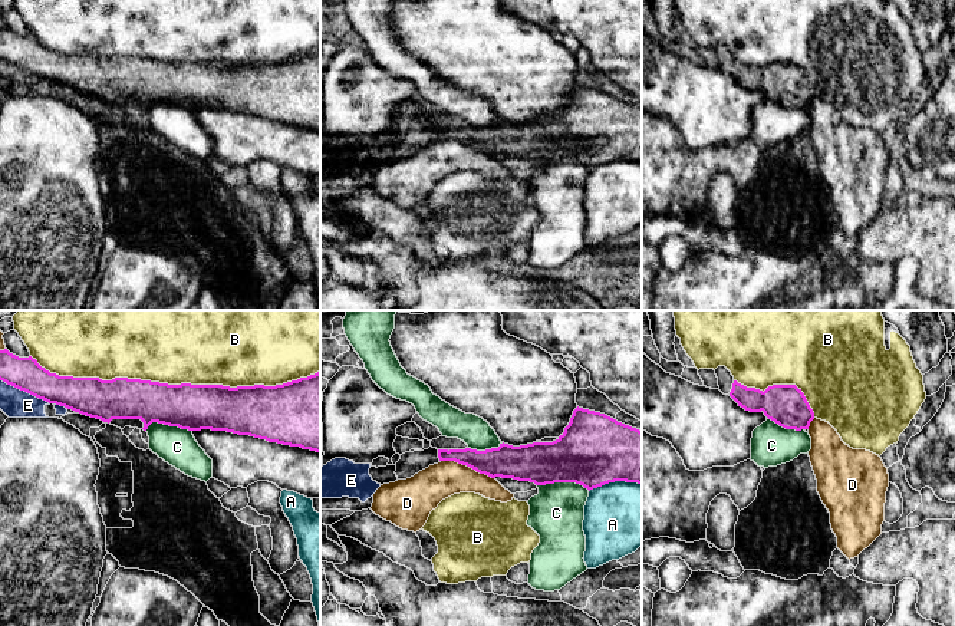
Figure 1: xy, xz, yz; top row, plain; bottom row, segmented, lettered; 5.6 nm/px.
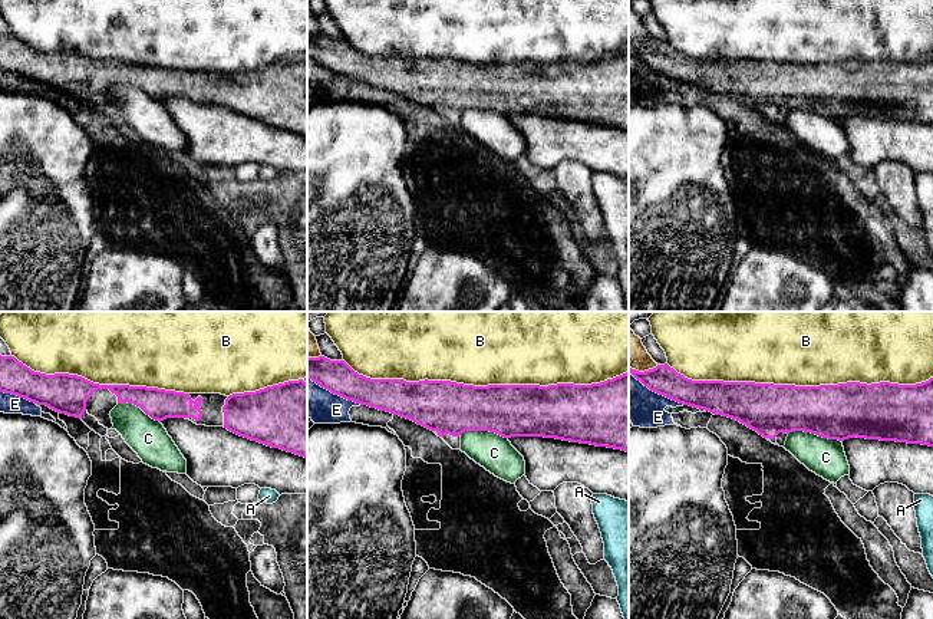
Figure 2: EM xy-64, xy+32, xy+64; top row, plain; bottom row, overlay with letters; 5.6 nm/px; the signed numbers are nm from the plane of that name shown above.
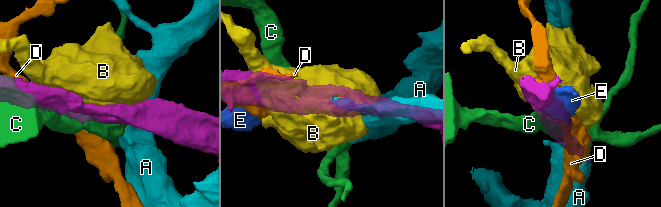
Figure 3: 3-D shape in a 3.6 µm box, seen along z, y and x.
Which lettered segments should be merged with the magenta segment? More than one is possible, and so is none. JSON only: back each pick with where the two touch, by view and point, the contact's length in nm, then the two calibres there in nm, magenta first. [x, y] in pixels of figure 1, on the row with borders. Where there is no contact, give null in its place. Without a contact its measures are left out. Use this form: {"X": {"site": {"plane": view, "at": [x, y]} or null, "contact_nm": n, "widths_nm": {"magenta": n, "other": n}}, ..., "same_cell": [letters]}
{"same_cell": []}

